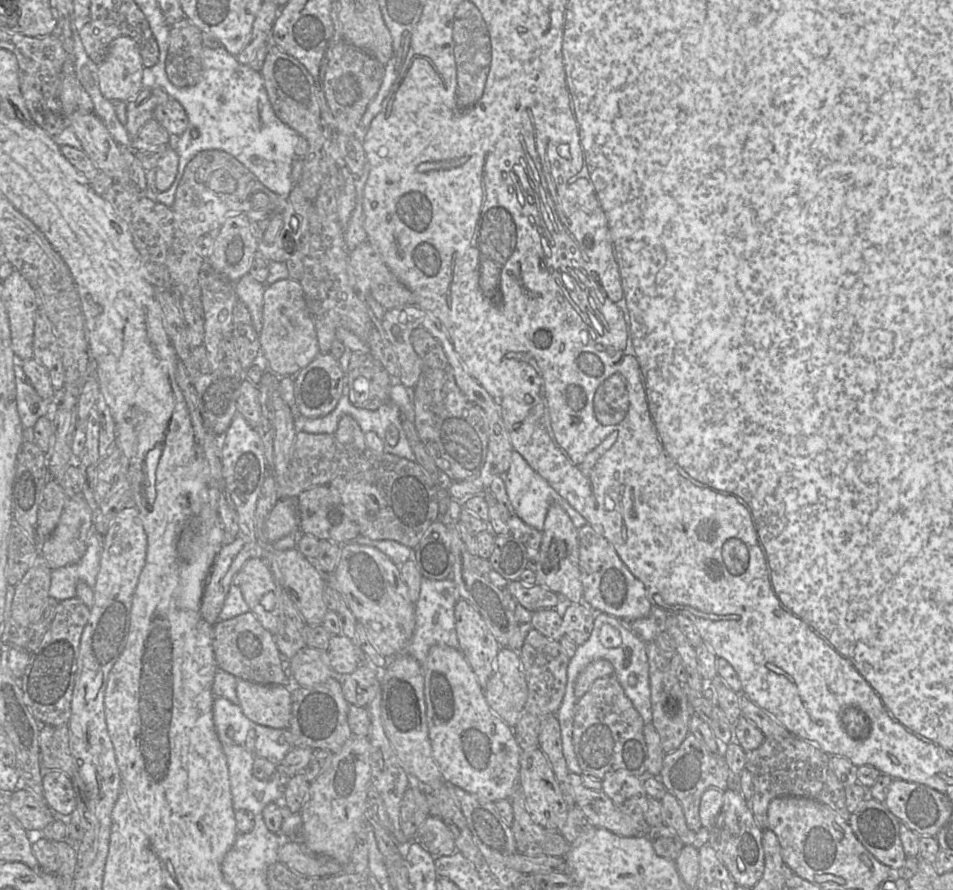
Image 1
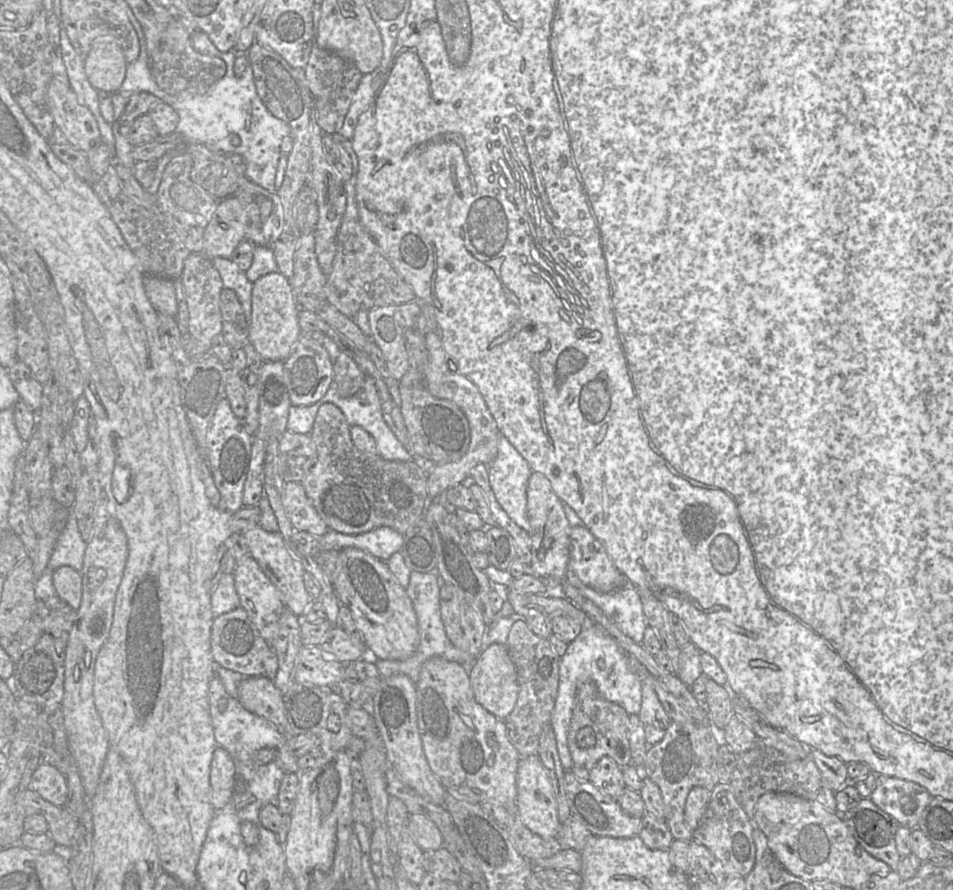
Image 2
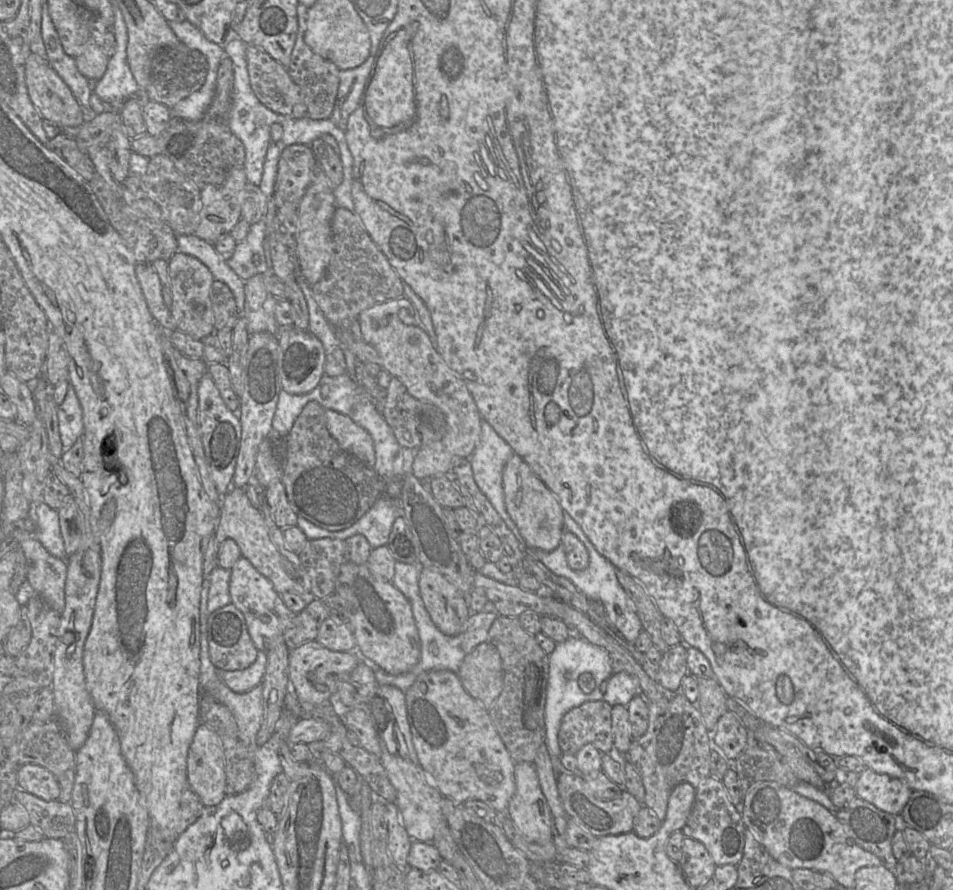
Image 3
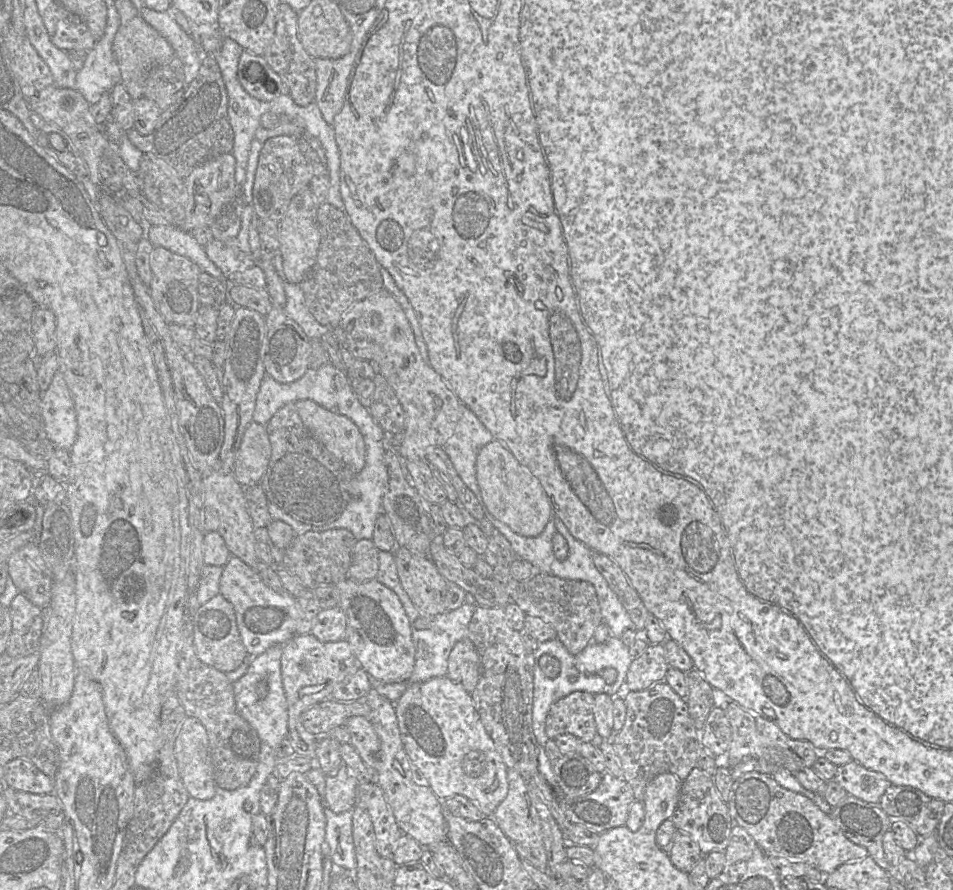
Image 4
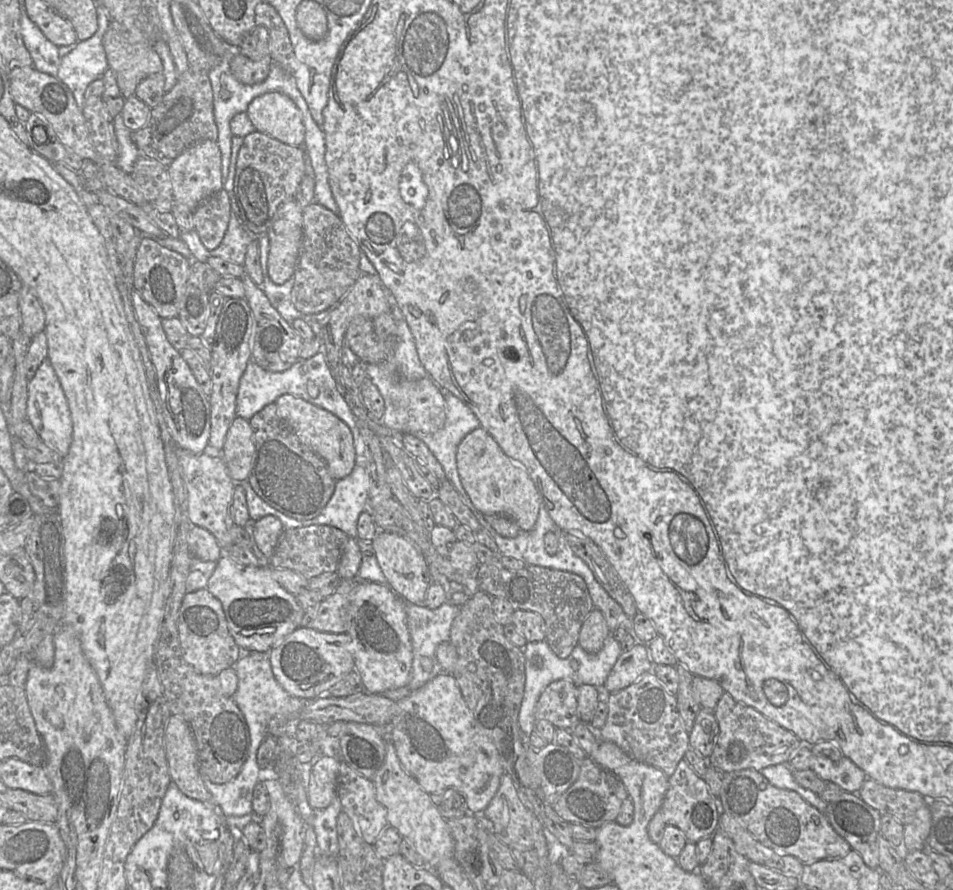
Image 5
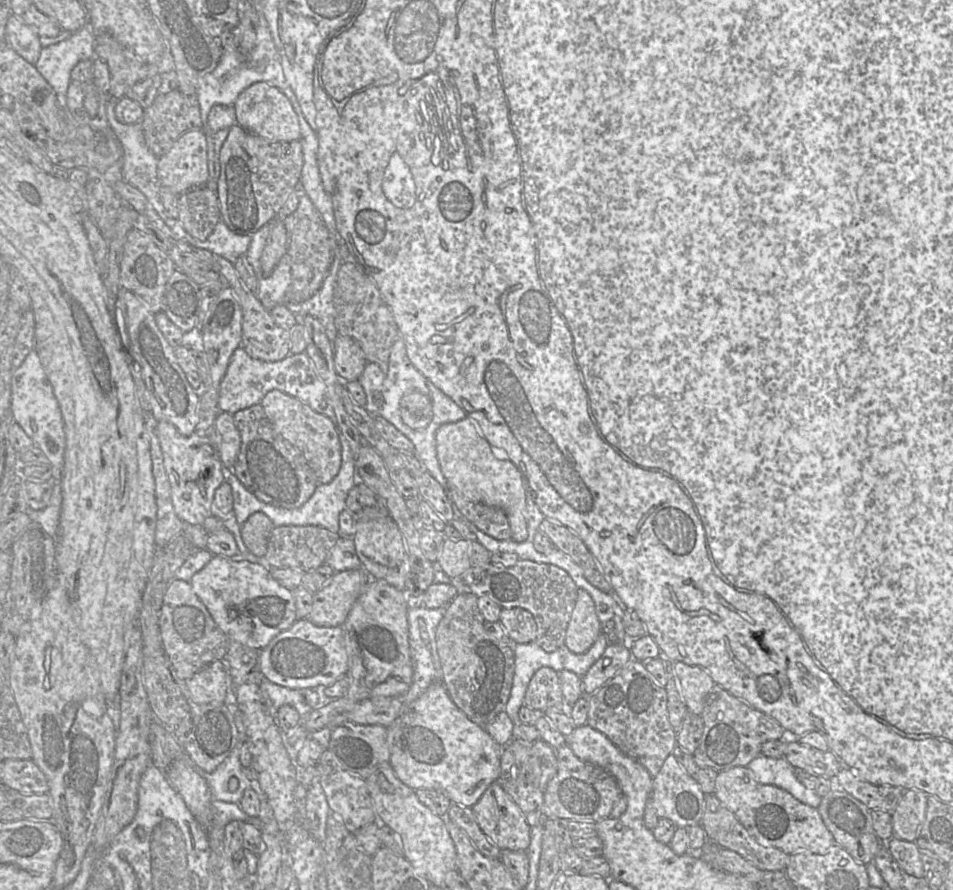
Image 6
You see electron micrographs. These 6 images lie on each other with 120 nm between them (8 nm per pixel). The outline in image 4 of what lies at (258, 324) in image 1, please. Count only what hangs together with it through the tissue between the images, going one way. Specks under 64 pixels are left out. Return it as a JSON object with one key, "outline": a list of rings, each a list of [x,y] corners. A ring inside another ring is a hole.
{"outline":[[[151,226],[146,230],[146,238],[155,247],[163,247],[196,263],[203,272],[226,280],[224,274],[207,256],[204,246],[187,231],[171,226]]]}

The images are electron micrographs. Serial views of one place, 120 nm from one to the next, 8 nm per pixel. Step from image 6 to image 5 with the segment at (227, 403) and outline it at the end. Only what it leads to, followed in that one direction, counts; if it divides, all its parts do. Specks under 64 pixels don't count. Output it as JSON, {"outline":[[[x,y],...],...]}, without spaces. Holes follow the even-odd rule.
{"outline":[[[322,352],[308,359],[298,359],[295,364],[283,372],[265,370],[251,359],[239,382],[236,398],[237,416],[249,420],[254,414],[266,405],[274,403],[283,394],[290,394],[304,399],[331,412],[345,424],[349,424],[352,428],[355,427],[358,432],[361,431],[359,426],[362,426],[363,421],[353,414],[343,396],[338,392],[335,380]]]}

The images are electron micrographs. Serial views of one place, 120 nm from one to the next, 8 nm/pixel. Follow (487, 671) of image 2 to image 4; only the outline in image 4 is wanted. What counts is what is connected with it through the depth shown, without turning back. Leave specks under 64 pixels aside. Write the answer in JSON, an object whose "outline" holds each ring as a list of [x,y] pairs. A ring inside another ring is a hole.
{"outline":[[[468,639],[458,641],[448,657],[447,677],[461,684],[470,694],[477,686],[481,674],[480,657]]]}

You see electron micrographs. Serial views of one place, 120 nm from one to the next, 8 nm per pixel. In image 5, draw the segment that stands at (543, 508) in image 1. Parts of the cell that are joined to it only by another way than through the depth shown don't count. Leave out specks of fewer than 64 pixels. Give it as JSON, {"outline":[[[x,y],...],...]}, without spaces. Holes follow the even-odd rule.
{"outline":[[[441,388],[446,403],[446,418],[441,429],[434,433],[412,432],[423,441],[444,469],[447,480],[458,492],[462,502],[472,511],[481,513],[471,502],[460,481],[456,464],[457,448],[462,439],[481,427],[475,413],[458,397]]]}

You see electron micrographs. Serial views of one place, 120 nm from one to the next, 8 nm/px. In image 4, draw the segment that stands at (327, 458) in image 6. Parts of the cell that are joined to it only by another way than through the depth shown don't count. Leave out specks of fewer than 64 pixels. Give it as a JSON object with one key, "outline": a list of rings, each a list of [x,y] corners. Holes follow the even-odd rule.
{"outline":[[[311,400],[295,402],[298,414],[310,433],[354,473],[365,465],[365,444],[357,426],[346,416],[325,409]]]}

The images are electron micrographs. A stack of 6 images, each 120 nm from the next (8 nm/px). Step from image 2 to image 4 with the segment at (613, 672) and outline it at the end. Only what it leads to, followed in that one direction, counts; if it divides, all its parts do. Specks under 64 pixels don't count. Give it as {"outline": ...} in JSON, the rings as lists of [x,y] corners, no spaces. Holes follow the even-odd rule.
{"outline":[[[611,636],[601,644],[591,642],[576,655],[570,654],[558,639],[541,643],[533,654],[536,660],[534,666],[533,733],[537,743],[541,746],[544,746],[549,740],[546,734],[546,719],[551,706],[555,702],[575,691],[587,692],[593,695],[602,693],[609,696],[615,695],[625,683],[627,672],[633,660],[629,653],[629,647],[623,644],[620,639]],[[543,655],[552,656],[559,661],[560,672],[556,678],[546,677],[537,664],[540,656]],[[605,669],[615,669],[617,672],[616,680],[612,684],[607,683],[601,676]]]}

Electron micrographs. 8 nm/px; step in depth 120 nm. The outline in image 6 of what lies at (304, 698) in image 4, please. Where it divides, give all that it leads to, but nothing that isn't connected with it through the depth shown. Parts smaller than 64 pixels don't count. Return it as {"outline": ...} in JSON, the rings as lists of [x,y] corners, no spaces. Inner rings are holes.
{"outline":[[[307,618],[298,619],[260,651],[259,667],[264,677],[274,684],[290,689],[322,690],[348,673],[343,629],[341,626],[317,626]]]}

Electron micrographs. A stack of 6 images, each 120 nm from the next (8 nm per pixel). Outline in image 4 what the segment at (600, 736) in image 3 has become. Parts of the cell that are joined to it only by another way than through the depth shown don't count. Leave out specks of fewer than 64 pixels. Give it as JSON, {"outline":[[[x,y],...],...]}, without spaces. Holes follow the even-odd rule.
{"outline":[[[575,691],[555,702],[546,719],[546,734],[549,739],[569,734],[581,742],[591,743],[599,736],[593,707],[594,695],[581,691]]]}

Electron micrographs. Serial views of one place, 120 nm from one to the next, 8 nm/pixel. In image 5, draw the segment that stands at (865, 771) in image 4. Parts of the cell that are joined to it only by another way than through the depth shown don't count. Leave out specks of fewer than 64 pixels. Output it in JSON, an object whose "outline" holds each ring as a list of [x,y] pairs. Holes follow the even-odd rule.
{"outline":[[[813,755],[810,768],[824,782],[833,782],[843,791],[851,793],[858,793],[867,779],[866,774],[846,756],[839,759],[830,759]]]}

